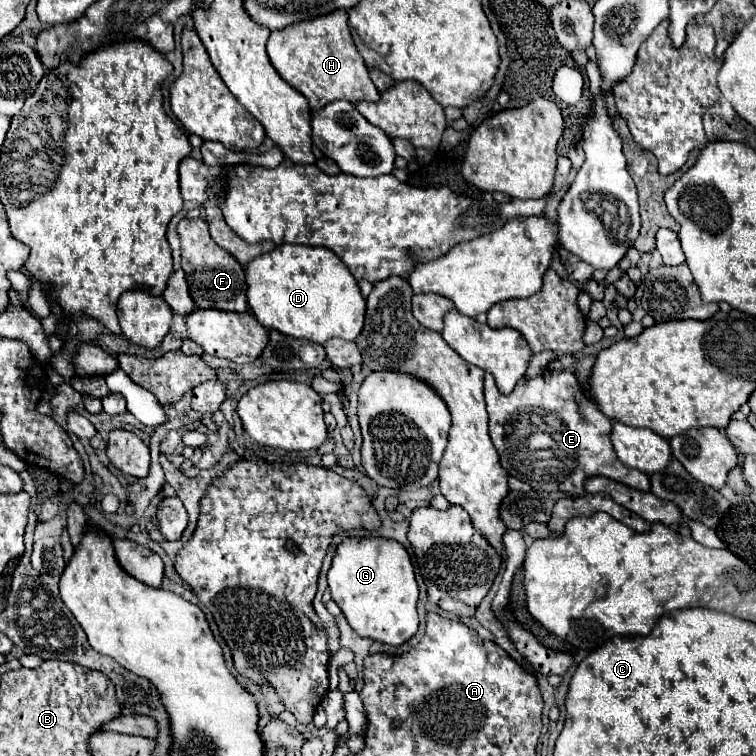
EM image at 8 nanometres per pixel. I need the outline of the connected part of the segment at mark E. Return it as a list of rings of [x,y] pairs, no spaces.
[[[546,369],[542,375],[534,379],[520,379],[510,395],[500,393],[494,377],[486,373],[484,395],[486,395],[486,411],[490,415],[490,437],[500,455],[502,467],[508,471],[508,475],[532,485],[532,489],[544,491],[544,493],[564,491],[564,493],[570,493],[572,497],[582,497],[586,495],[584,481],[588,477],[602,475],[618,483],[630,485],[638,491],[650,491],[650,479],[646,473],[620,465],[620,459],[616,457],[612,443],[610,443],[612,419],[604,417],[596,409],[596,405],[588,401],[586,395],[580,393],[580,385],[570,371]]]

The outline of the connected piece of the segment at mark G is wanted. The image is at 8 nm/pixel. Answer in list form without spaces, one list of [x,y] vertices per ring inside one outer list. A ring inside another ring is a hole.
[[[344,539],[328,571],[332,601],[360,635],[386,645],[402,645],[418,631],[418,585],[408,551],[390,539]]]

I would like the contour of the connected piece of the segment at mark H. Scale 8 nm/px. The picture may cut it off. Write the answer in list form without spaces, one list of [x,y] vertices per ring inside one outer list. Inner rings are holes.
[[[338,9],[324,17],[300,21],[300,25],[286,25],[284,29],[272,31],[266,51],[280,77],[308,99],[310,109],[320,109],[322,105],[336,99],[358,103],[376,101],[380,97],[368,77],[364,59],[354,47],[346,11]]]

